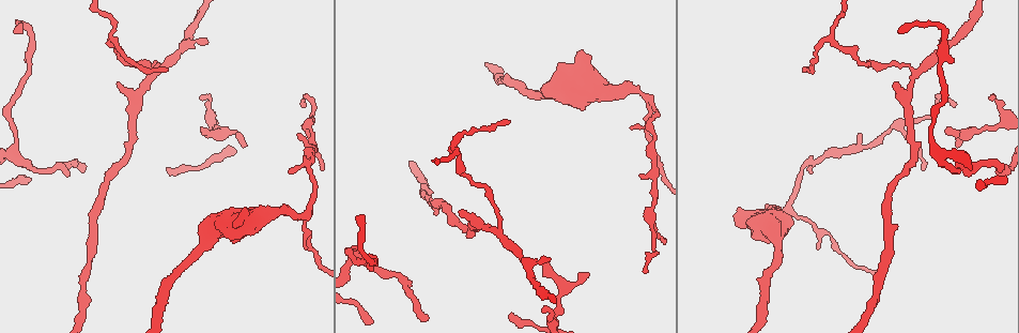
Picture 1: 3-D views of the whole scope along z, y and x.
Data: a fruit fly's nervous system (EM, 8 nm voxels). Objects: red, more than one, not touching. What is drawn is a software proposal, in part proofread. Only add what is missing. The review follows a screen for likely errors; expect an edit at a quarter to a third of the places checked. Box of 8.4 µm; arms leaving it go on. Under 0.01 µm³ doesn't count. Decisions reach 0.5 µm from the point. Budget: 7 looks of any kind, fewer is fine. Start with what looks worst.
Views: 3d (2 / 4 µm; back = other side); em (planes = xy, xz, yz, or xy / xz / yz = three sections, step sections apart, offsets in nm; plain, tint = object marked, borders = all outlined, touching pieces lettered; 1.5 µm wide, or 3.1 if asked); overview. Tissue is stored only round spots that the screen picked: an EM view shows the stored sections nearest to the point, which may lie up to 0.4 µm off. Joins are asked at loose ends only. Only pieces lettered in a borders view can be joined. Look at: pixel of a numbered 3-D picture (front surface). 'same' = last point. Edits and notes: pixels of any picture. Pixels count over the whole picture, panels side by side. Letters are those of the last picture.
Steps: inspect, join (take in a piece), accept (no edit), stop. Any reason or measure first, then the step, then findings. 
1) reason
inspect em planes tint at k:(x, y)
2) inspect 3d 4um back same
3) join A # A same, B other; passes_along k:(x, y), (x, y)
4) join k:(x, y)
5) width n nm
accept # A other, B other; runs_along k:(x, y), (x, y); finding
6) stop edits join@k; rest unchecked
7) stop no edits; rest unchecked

branch stops here
inspect 3d 4um at 1:(426, 318)

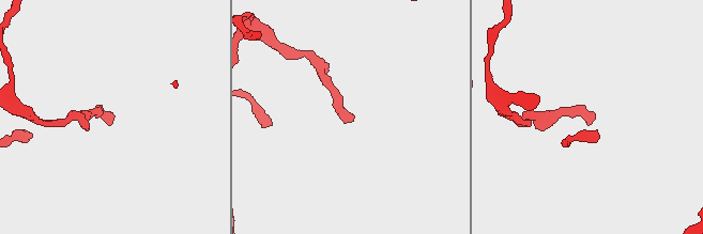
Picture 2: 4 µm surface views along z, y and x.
now the EM
inspect em xy step 8 borders at 2:(589, 125)

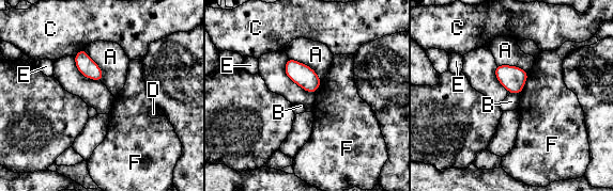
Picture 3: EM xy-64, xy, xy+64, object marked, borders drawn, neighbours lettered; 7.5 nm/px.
longest_contact A 320 nm
accept # A other, B other, C other, D other, E other, F other; border 3:(509, 93), (519, 94); none of them fits

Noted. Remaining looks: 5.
an open end
inspect em yz step 4 borders at 1:(946, 131)

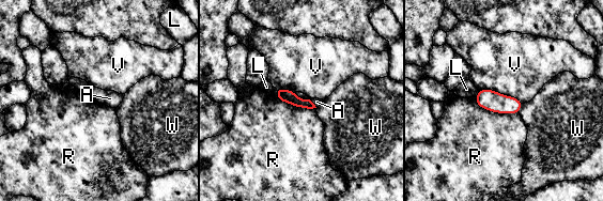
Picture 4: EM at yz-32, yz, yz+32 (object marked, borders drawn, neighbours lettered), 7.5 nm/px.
inspect em planes borders same

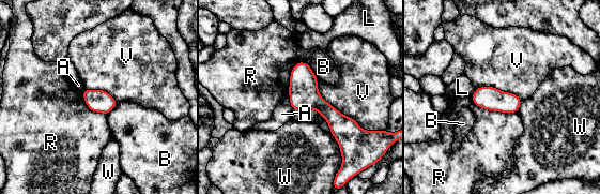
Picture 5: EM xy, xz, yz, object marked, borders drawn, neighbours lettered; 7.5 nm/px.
width 180 nm
accept # A other, B other, L other, R other, V other, W other; border 5:(317, 78), (318, 92), (355, 119); none of them fits

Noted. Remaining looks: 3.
free end
inspect 3d 4um at 1:(303, 106)

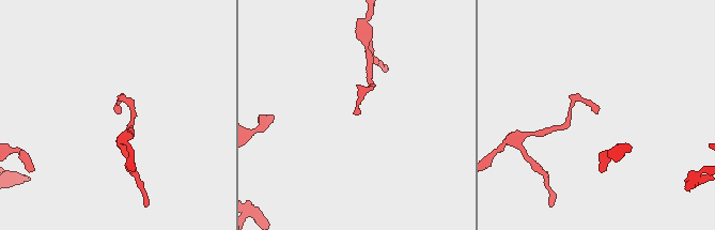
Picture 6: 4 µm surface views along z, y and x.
need the tissue
inspect em planes tint at 6:(358, 114)

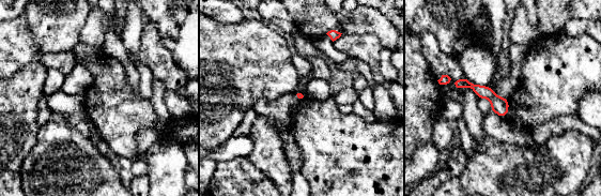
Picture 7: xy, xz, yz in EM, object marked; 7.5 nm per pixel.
see the neighbours
inspect em planes borders same

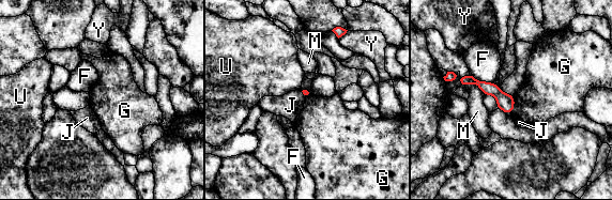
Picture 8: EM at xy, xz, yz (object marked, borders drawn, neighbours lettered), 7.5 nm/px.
longest_contact F 200 nm
accept # F other, G other, J other, M other, U other, Y other; no lettered piece goes on from it

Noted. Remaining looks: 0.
stop no edits; rest unchecked

